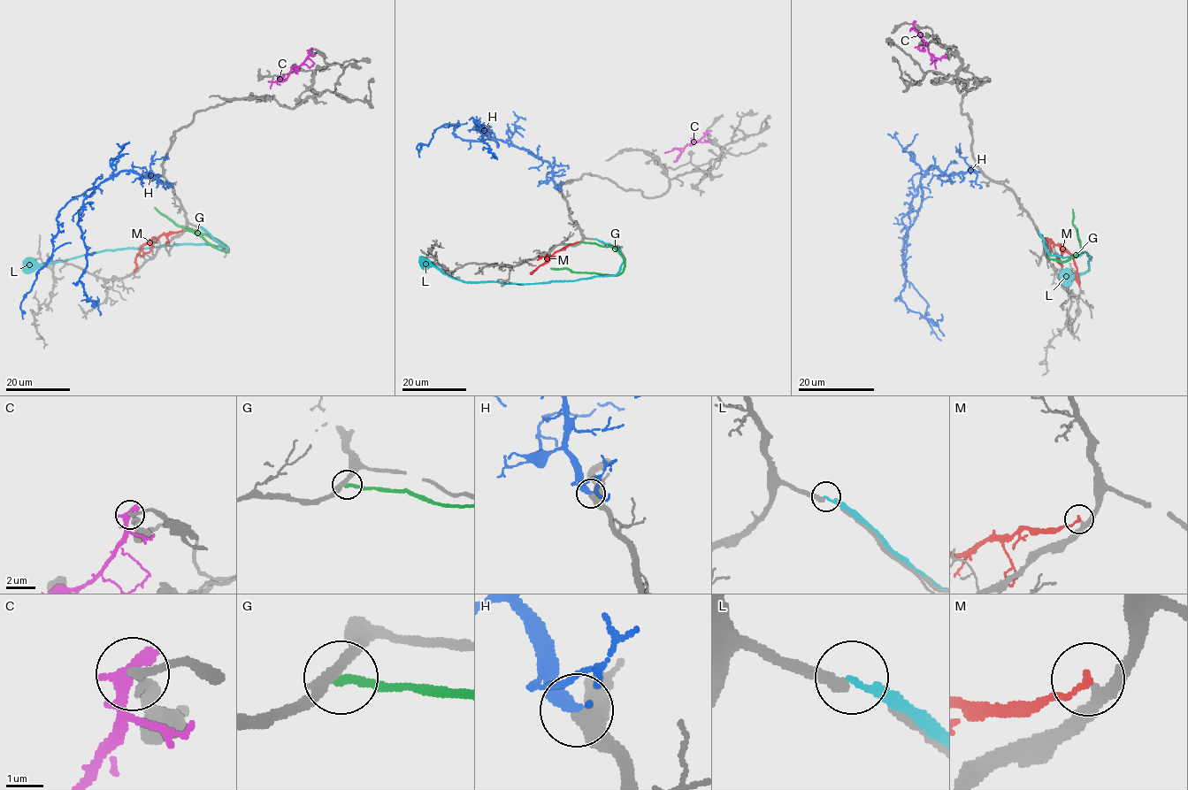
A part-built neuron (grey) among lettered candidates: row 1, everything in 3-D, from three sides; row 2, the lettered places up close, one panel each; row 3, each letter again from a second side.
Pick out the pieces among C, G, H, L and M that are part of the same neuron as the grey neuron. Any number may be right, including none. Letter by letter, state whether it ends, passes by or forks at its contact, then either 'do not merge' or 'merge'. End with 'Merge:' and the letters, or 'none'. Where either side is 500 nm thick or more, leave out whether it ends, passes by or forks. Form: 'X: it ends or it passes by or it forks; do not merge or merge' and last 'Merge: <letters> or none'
C: it ends; do not merge
G: it ends; do not merge
H: it ends; merge
L: it ends; do not merge
M: it ends; do not merge
Merge: H

